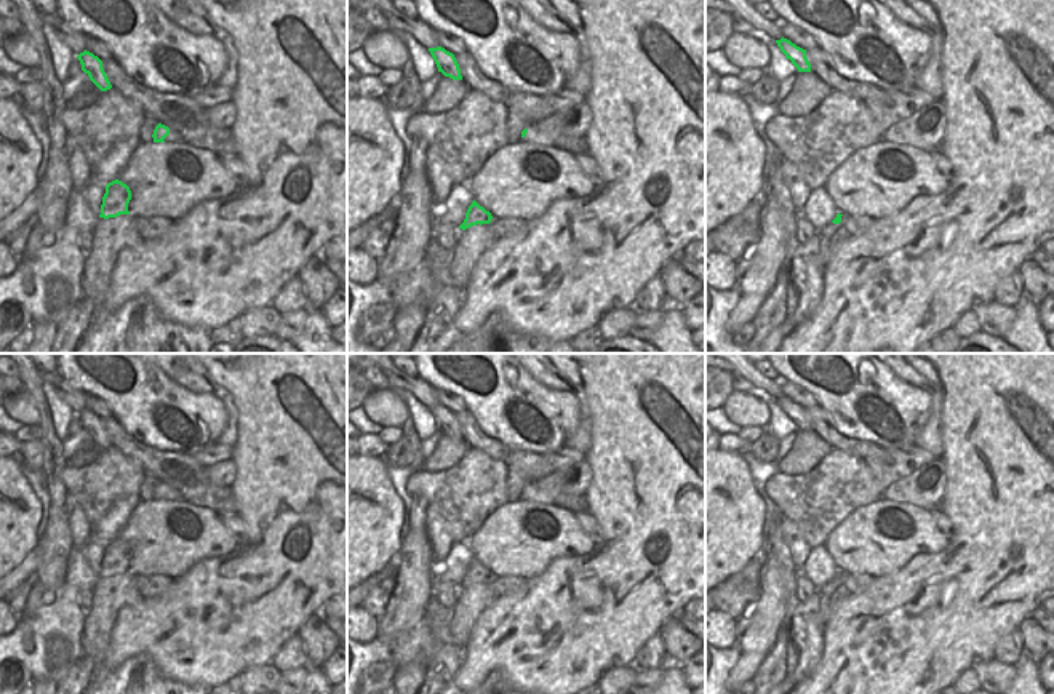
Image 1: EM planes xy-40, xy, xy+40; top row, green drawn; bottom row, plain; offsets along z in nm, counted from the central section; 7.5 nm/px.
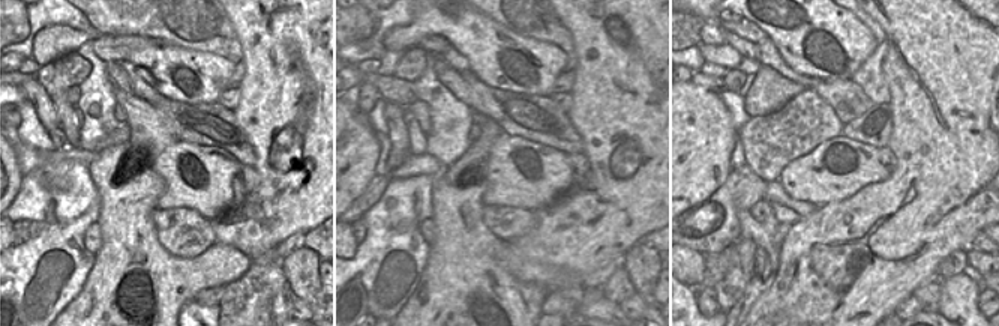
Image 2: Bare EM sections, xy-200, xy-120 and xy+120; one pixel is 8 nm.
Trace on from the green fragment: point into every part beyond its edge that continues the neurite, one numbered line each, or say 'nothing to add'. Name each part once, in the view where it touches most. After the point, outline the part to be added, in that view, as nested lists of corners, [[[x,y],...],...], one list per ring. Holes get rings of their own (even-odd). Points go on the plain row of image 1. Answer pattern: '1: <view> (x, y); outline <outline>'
1: xy+40 (827, 589); outline [[[830,580],[830,582],[824,584],[824,585],[822,585],[820,588],[817,588],[817,590],[819,590],[819,593],[824,595],[824,596],[832,596],[832,595],[835,593],[835,590],[840,588],[840,587],[841,587],[841,582],[833,582],[833,580]]]

